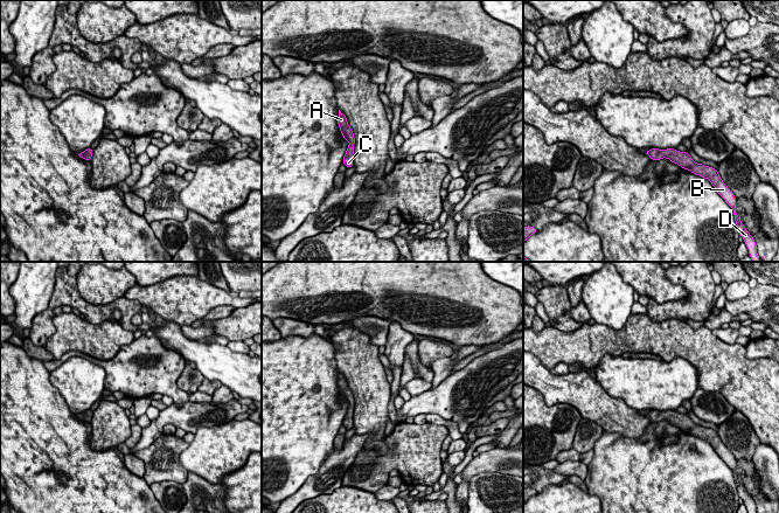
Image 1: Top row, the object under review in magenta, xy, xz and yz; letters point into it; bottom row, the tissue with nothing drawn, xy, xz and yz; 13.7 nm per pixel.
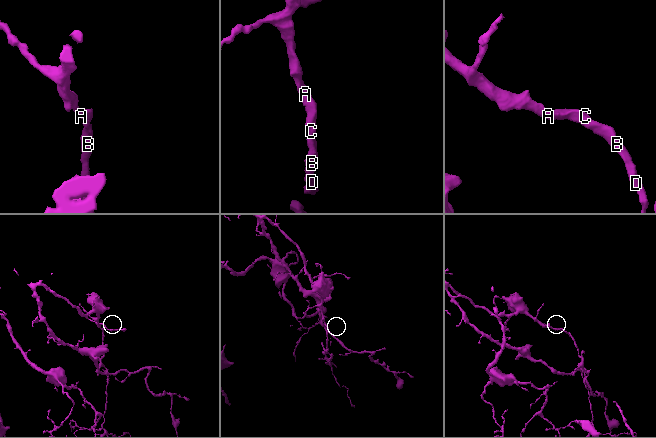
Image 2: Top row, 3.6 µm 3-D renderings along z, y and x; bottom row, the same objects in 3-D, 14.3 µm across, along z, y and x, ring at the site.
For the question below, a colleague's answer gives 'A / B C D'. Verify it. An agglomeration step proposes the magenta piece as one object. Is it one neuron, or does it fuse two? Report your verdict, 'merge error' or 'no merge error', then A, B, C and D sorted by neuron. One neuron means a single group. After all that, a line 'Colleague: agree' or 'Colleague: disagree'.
no merge error; A B C D
Colleague: disagree

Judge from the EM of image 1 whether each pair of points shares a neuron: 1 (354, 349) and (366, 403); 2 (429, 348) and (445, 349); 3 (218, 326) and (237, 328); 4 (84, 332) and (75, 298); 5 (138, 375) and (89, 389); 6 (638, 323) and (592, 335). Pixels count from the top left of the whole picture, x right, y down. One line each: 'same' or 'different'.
1: same
2: same
3: same
4: different
5: different
6: same

